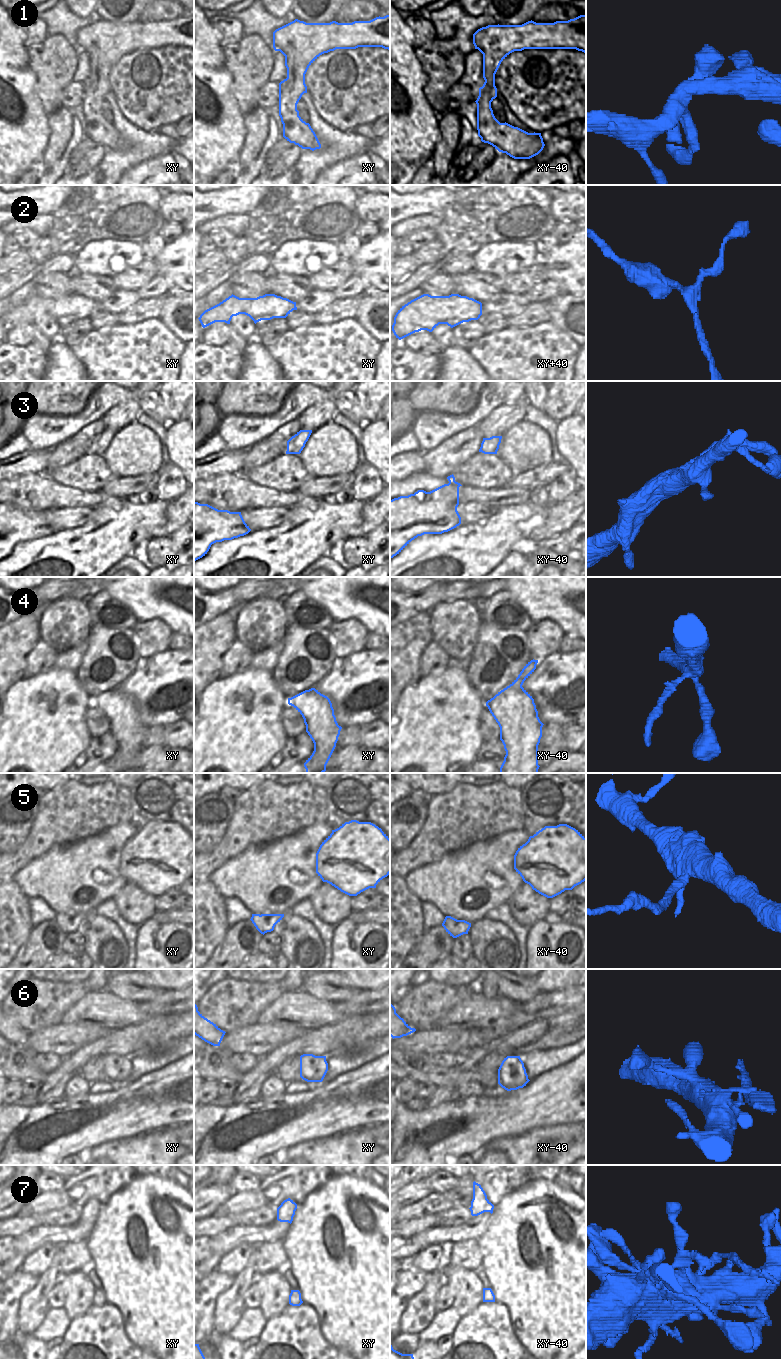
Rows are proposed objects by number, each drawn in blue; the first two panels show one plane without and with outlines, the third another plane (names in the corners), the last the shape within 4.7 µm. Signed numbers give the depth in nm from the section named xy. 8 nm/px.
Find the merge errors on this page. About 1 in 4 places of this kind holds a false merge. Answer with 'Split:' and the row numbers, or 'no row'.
Split: 3, 5

